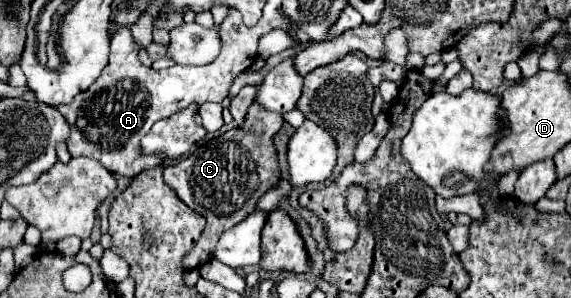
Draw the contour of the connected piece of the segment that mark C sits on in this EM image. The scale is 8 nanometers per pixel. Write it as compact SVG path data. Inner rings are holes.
M255 98L253 106L249 108L247 120L241 128L227 130L225 134L199 146L185 160L179 160L177 164L167 166L163 170L163 180L179 196L179 200L183 200L189 208L193 208L195 212L207 218L207 226L199 242L183 258L185 270L193 270L209 262L213 258L213 250L215 250L215 242L219 240L219 234L223 234L225 230L247 218L255 210L257 200L269 188L279 184L281 172L277 166L273 136L281 126L283 126L283 116L269 110L261 110Z

